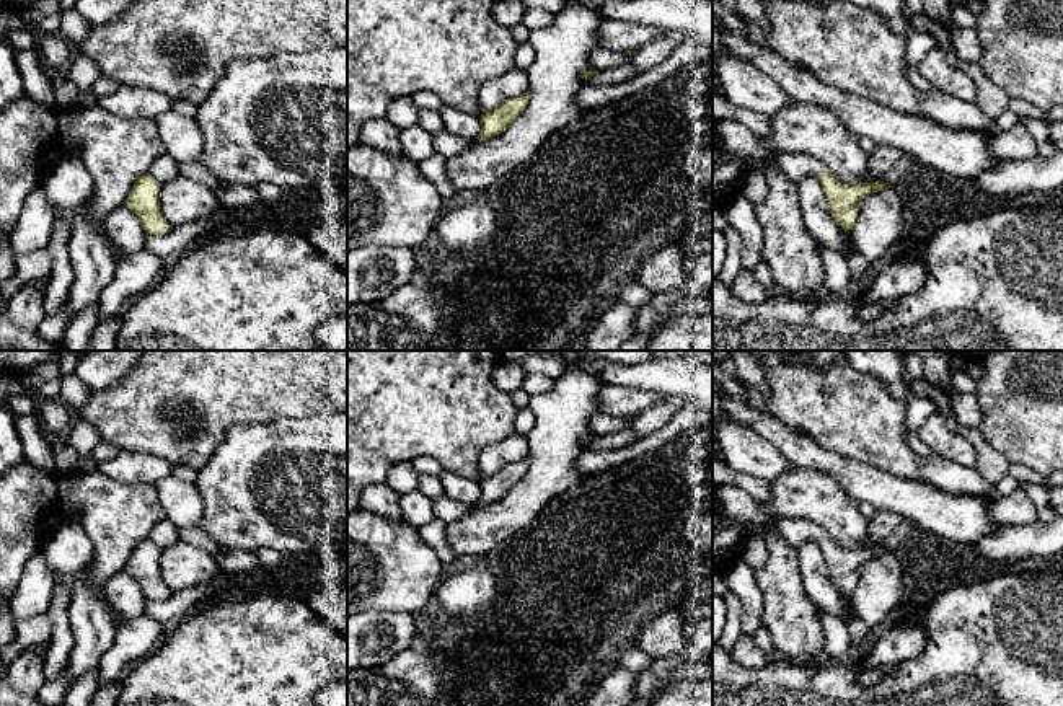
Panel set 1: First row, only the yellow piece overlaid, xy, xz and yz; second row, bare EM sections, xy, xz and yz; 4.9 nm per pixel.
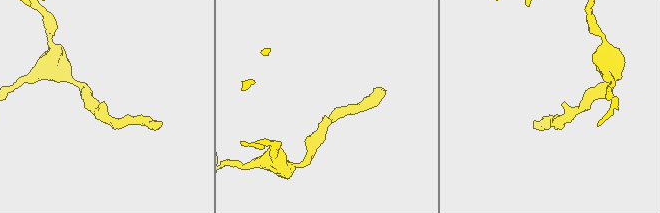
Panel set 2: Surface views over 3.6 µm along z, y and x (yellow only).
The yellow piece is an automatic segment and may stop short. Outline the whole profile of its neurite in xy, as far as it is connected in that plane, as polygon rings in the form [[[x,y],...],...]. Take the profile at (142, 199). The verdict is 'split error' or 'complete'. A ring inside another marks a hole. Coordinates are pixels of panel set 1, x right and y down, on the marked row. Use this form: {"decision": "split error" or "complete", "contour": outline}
{"decision": "complete", "contour": [[[145,173],[135,181],[124,201],[124,205],[137,215],[147,235],[165,235],[173,230],[160,212],[158,191],[158,181]]]}

